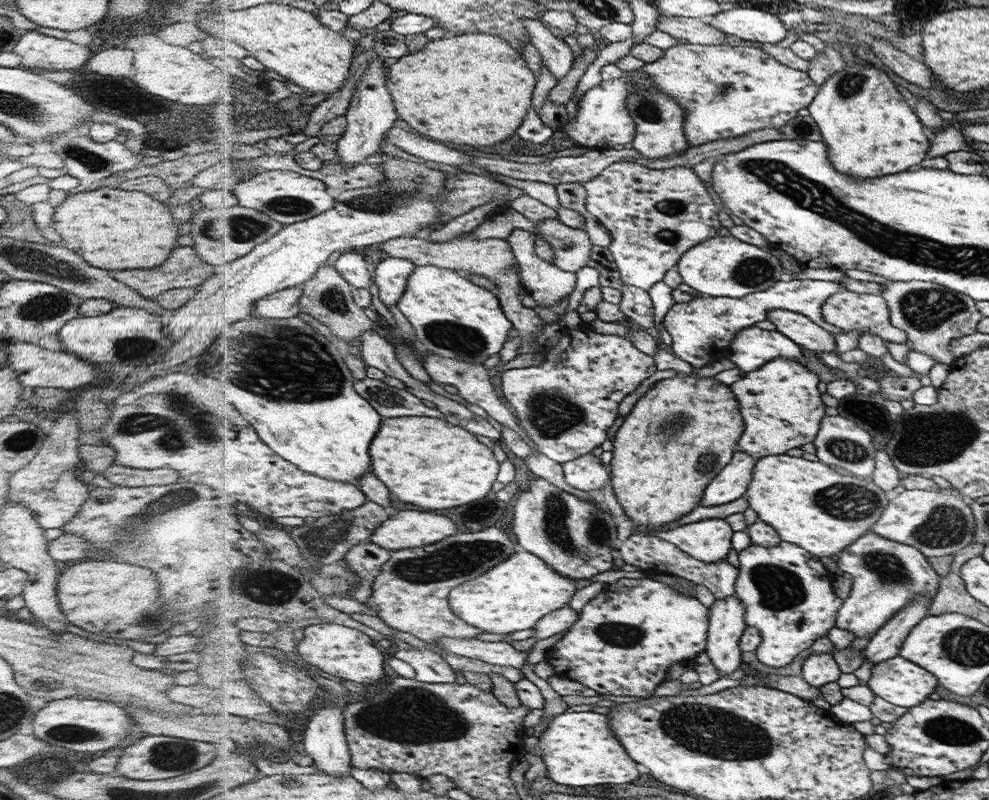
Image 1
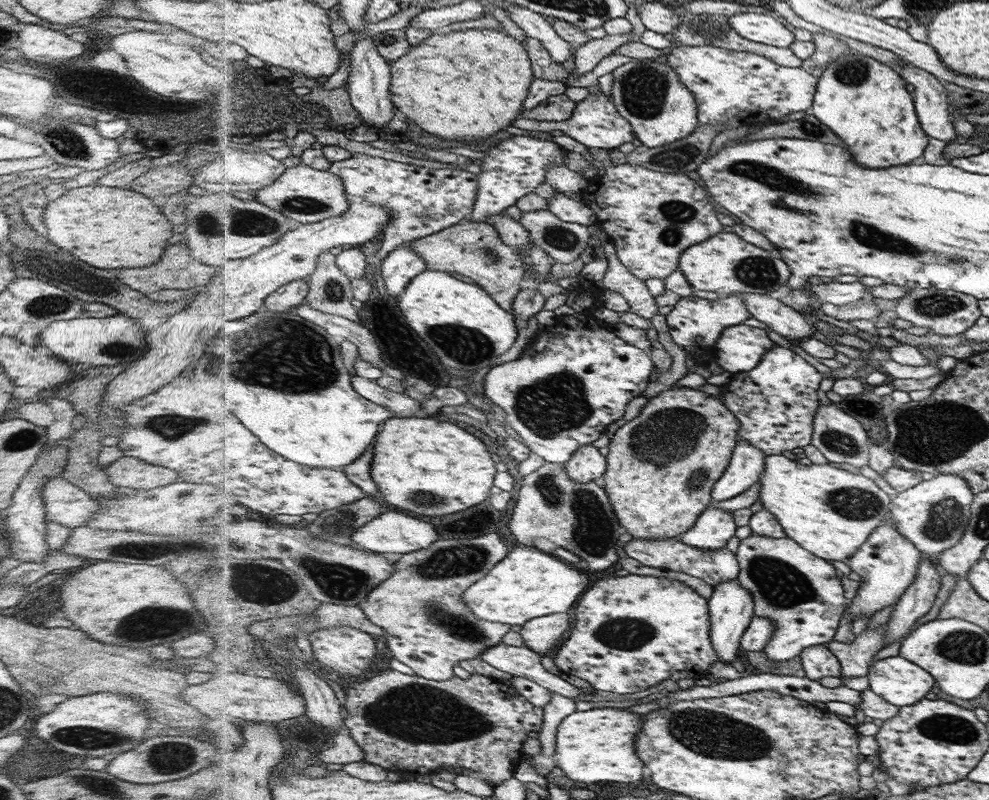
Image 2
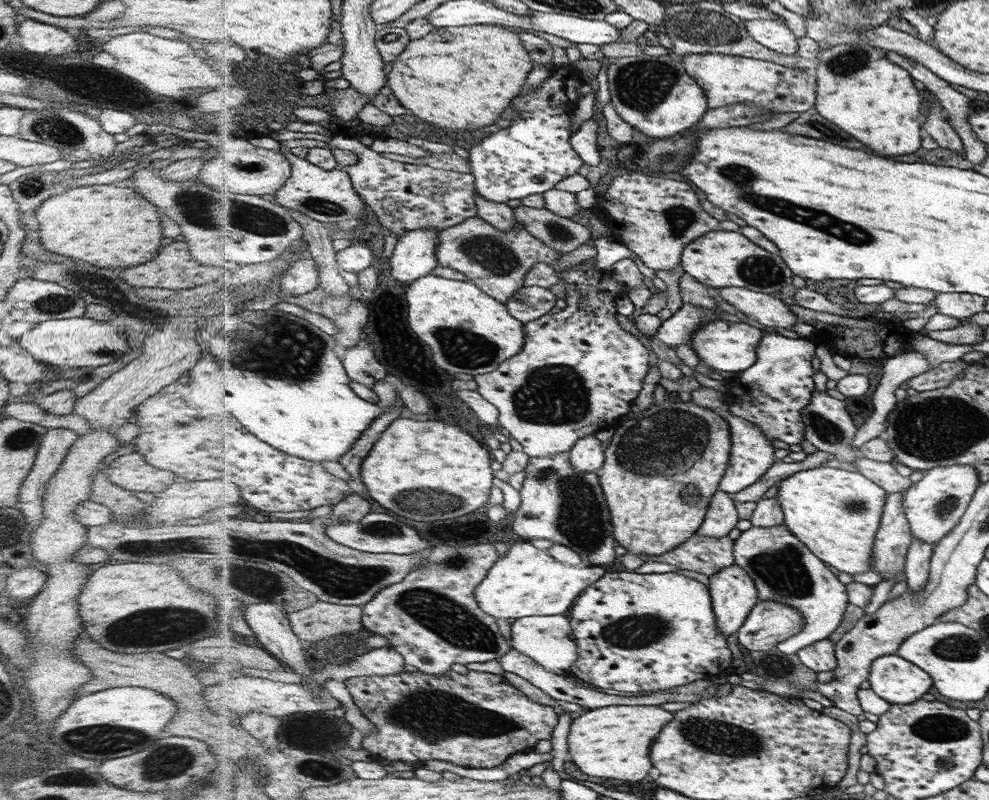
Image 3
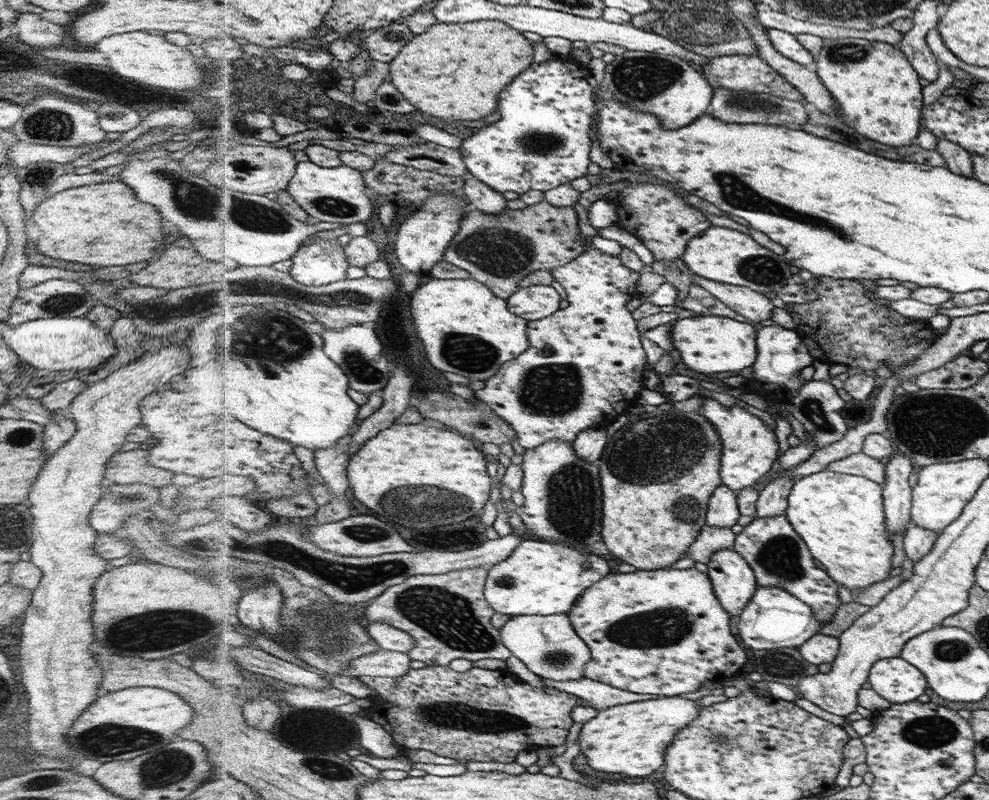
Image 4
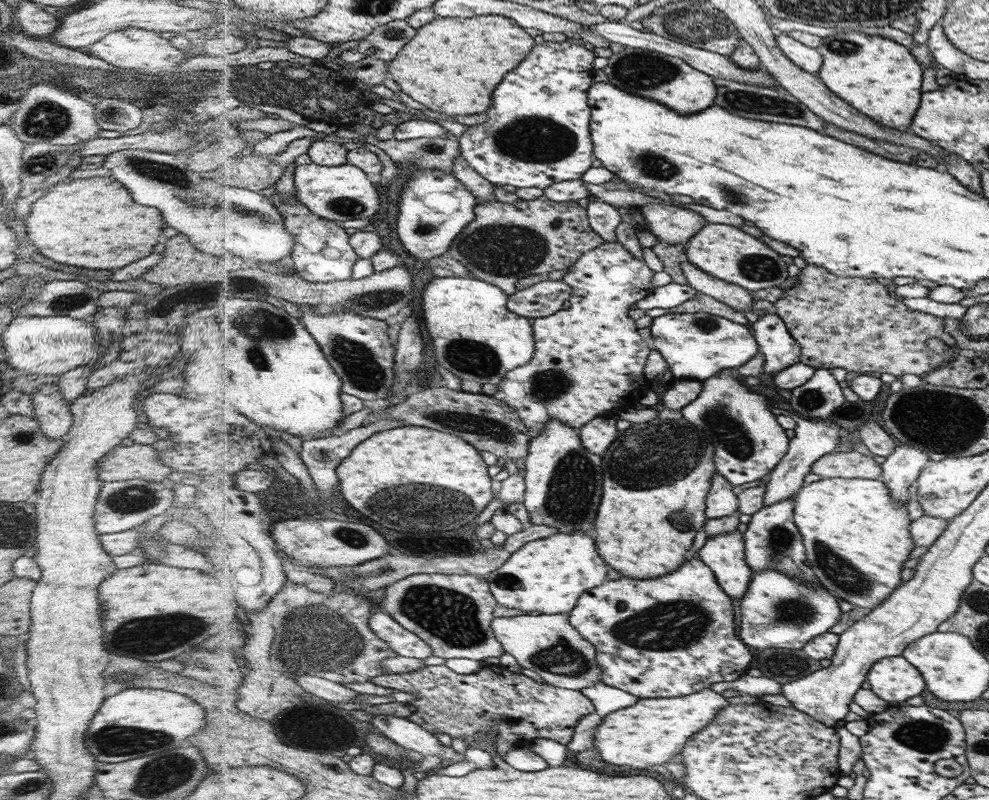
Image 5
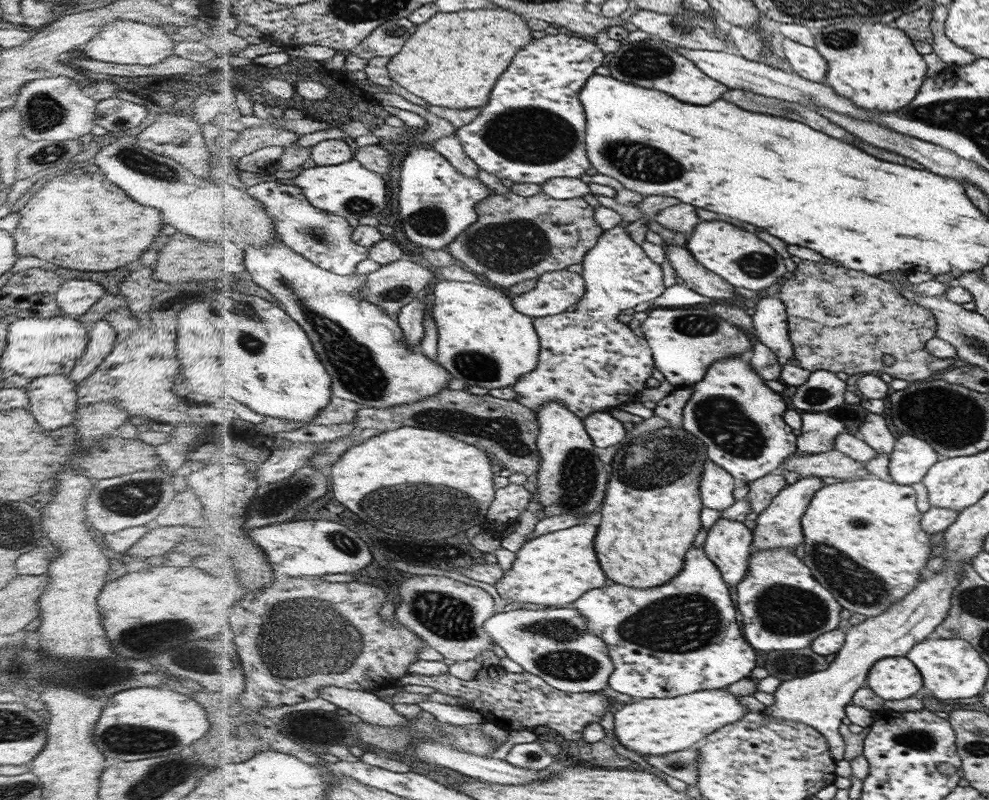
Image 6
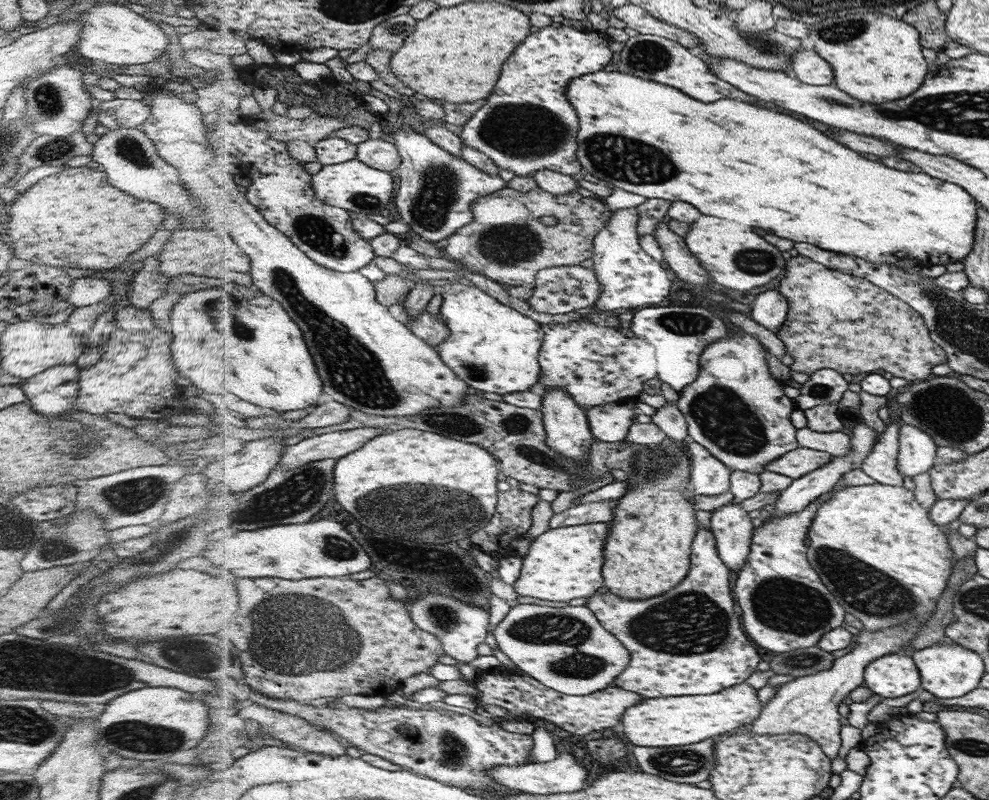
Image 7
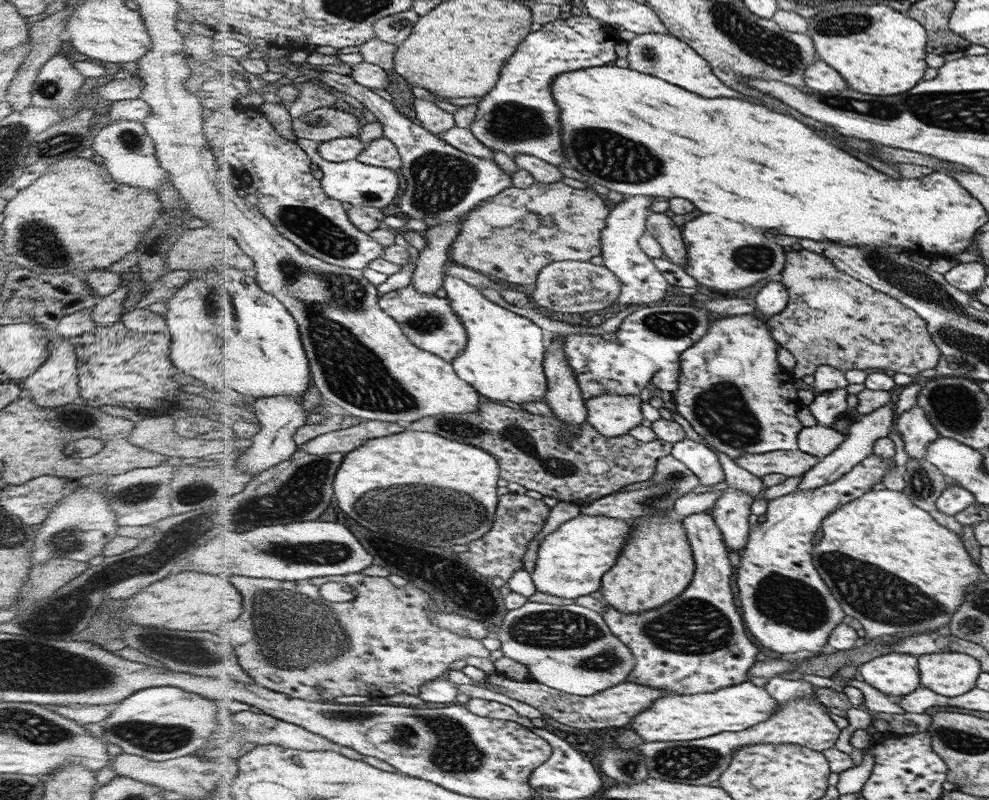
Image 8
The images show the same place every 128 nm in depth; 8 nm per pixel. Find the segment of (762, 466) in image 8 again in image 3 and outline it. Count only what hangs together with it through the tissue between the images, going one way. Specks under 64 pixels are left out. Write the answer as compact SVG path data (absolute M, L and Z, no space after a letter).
M861 456L860 460L853 464L860 474L879 483L888 493L906 491L913 484L908 477L900 475L890 463L876 462Z

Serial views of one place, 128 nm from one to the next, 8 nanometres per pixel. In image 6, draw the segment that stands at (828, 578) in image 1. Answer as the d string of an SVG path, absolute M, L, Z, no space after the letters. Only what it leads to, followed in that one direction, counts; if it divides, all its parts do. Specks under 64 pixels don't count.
M813 476L799 478L796 484L786 485L759 515L754 528L754 541L752 553L758 553L764 549L777 549L780 547L796 548L802 540L806 540L806 536L802 536L802 518L807 512L808 505L811 504L812 497L825 485L822 478Z

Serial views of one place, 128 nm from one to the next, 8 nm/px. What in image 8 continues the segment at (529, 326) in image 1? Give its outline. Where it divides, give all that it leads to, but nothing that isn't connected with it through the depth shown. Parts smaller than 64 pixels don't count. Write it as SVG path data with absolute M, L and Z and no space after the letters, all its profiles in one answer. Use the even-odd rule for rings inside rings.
M535 181L527 188L511 187L479 202L467 214L462 232L453 244L453 263L506 282L532 284L542 268L551 262L586 262L600 256L601 237L609 216L610 208L596 192L590 192L590 187L576 190L562 181L552 184ZM542 216L551 216L554 225L542 224Z

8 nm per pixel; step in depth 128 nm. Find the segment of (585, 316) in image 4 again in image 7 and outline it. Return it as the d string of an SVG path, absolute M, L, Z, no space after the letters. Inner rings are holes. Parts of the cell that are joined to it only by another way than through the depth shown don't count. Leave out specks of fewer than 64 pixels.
M639 208L615 210L598 236L595 237L594 272L601 284L600 298L592 306L595 313L632 310L636 306L654 306L666 303L672 290L672 280L661 267L661 262L650 257L638 243L637 224ZM575 320L570 324L550 323L541 324L546 336L543 338L543 348L540 349L539 363L542 367L542 376L537 386L532 391L543 393L545 390L566 390L568 394L586 408L604 406L620 398L632 400L632 396L638 396L644 390L644 382L650 378L656 378L657 358L654 354L654 347L648 348L644 342L630 342L626 336L612 328L598 328L596 324L588 321Z

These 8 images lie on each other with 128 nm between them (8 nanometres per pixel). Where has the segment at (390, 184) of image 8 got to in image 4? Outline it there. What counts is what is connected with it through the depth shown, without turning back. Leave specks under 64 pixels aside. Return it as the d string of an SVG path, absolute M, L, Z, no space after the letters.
M310 160L300 162L297 166L297 173L287 190L314 221L342 224L364 223L374 214L374 202L368 196L365 172L353 166L342 165L338 168L326 168Z

